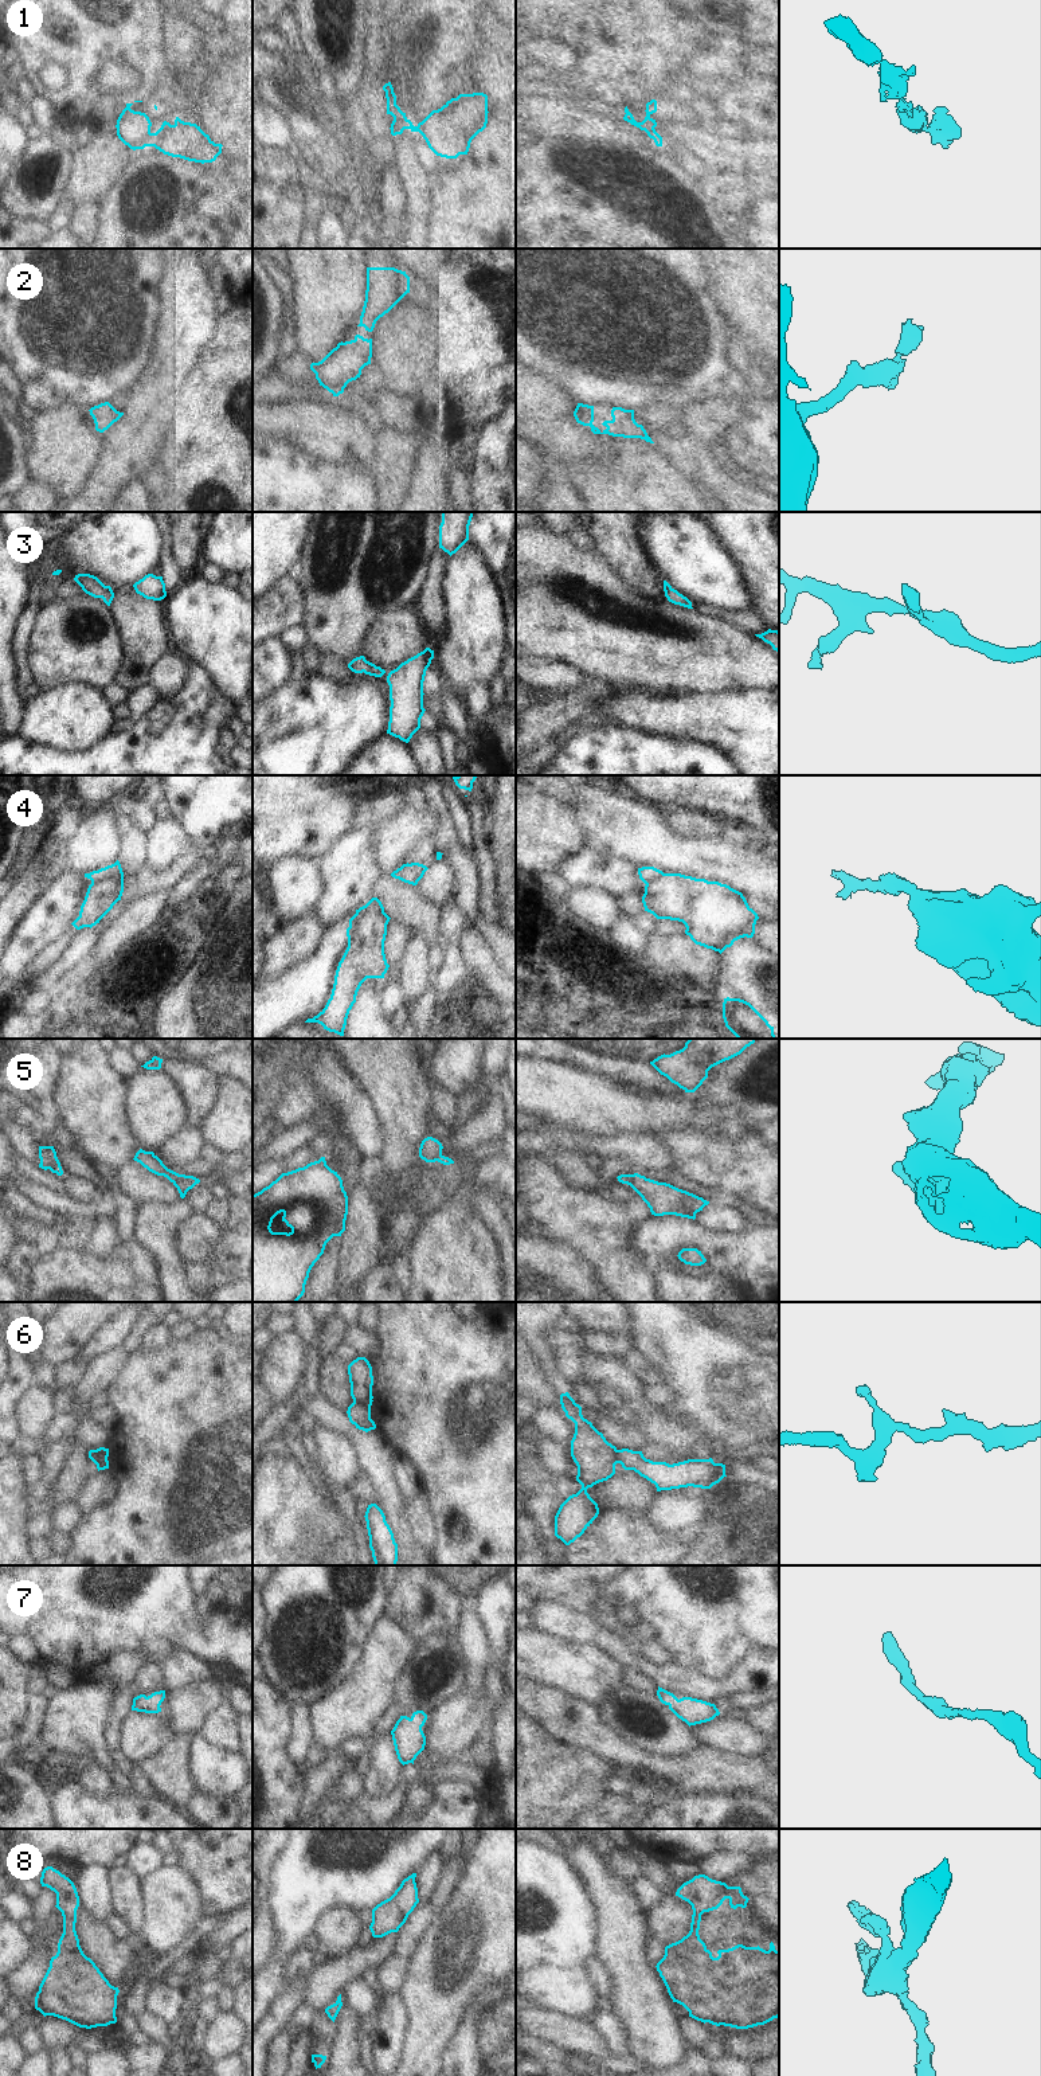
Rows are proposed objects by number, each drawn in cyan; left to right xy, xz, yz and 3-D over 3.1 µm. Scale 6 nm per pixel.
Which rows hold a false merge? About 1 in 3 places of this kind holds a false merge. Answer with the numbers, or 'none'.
1, 4, 5, 6

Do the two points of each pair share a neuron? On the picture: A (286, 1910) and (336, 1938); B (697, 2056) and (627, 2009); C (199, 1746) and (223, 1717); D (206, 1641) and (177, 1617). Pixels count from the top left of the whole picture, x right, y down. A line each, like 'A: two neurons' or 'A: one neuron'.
A: two neurons
B: two neurons
C: two neurons
D: one neuron

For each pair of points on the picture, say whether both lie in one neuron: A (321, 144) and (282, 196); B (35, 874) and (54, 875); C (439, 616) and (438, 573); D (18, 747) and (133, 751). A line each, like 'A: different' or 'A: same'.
A: different
B: different
C: same
D: same

